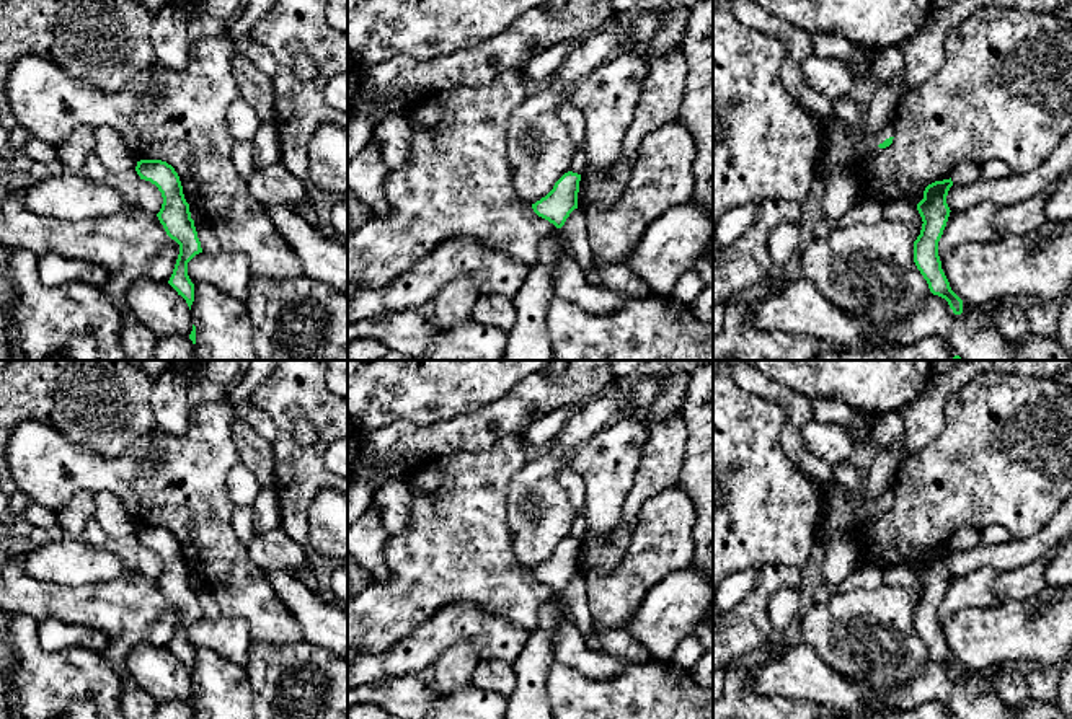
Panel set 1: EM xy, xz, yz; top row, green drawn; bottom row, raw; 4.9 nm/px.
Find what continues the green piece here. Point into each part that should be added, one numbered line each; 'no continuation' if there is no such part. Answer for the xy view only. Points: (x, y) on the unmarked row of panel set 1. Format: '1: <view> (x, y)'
no continuation

